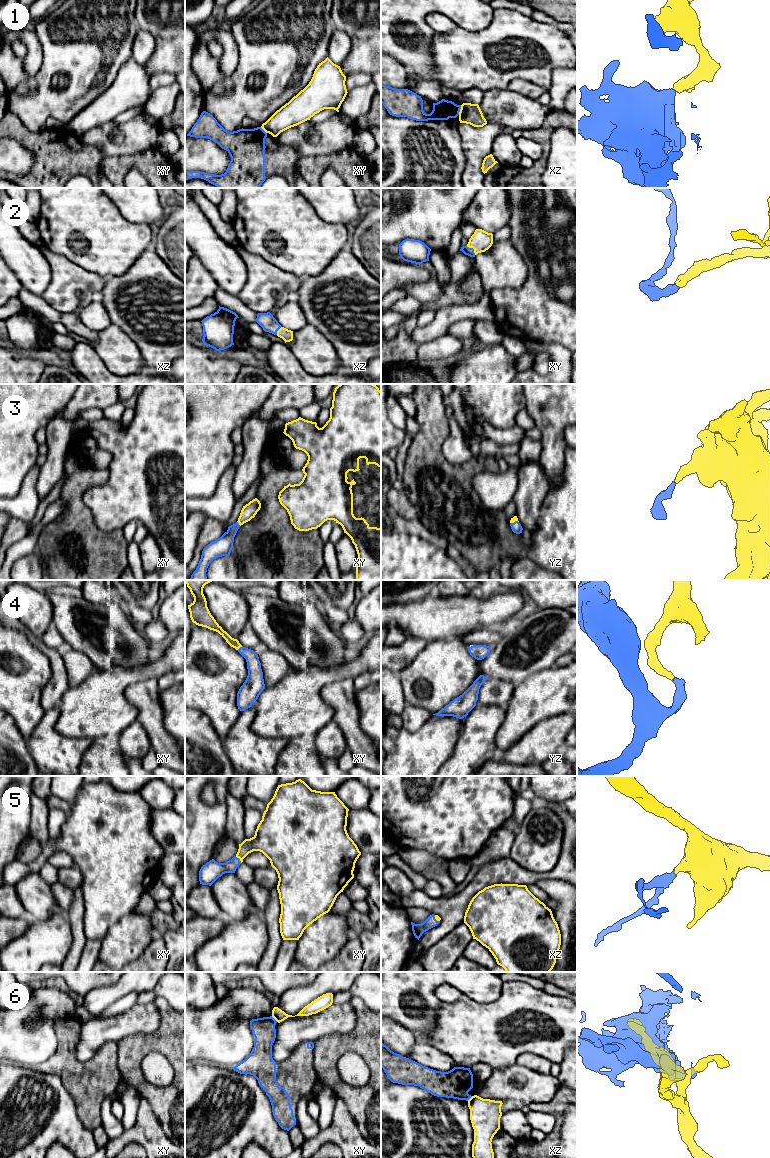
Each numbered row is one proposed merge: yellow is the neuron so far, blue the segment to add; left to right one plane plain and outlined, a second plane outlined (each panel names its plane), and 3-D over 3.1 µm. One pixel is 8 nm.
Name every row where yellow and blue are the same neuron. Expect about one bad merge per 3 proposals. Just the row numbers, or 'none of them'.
2, 3, 4, 5

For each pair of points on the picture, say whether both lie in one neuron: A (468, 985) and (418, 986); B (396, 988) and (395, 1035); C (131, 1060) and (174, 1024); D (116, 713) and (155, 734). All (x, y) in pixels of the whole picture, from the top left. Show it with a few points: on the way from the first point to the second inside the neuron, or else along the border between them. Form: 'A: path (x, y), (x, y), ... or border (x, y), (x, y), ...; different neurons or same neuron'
A: path (456, 982), (430, 982); same neuron
B: border (391, 1018), (413, 1034); different neurons
C: path (142, 1049), (149, 1042), (155, 1042), (163, 1035); same neuron
D: border (126, 698), (137, 709), (137, 719); different neurons

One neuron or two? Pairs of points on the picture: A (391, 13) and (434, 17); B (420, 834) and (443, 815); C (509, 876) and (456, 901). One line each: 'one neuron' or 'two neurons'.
A: two neurons
B: one neuron
C: one neuron

